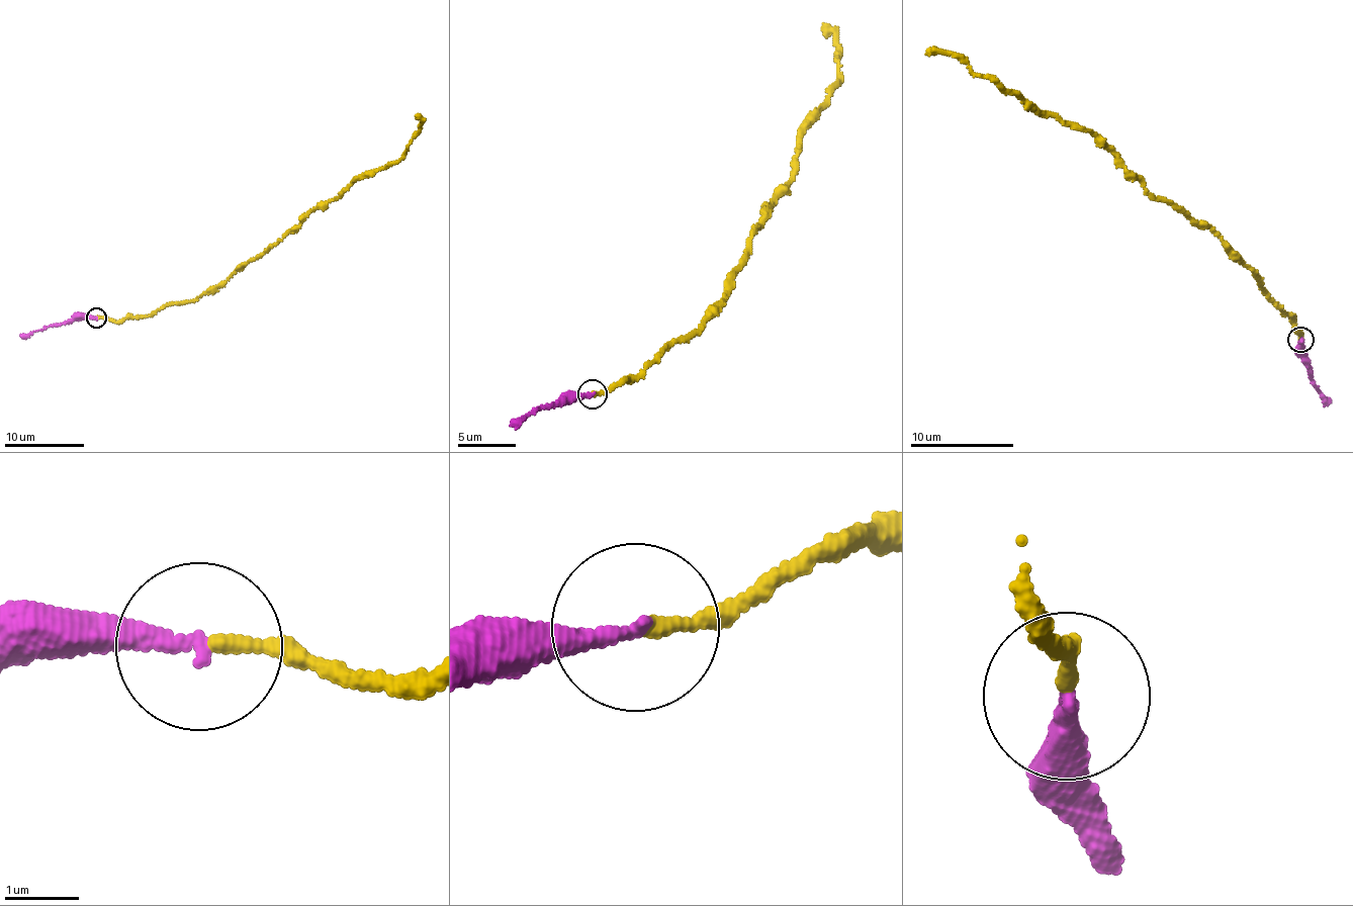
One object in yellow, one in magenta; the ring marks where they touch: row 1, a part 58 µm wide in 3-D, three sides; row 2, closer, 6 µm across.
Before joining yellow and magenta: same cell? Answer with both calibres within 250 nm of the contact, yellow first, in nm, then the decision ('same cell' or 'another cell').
calibres 200 and 240 nm; another cell

